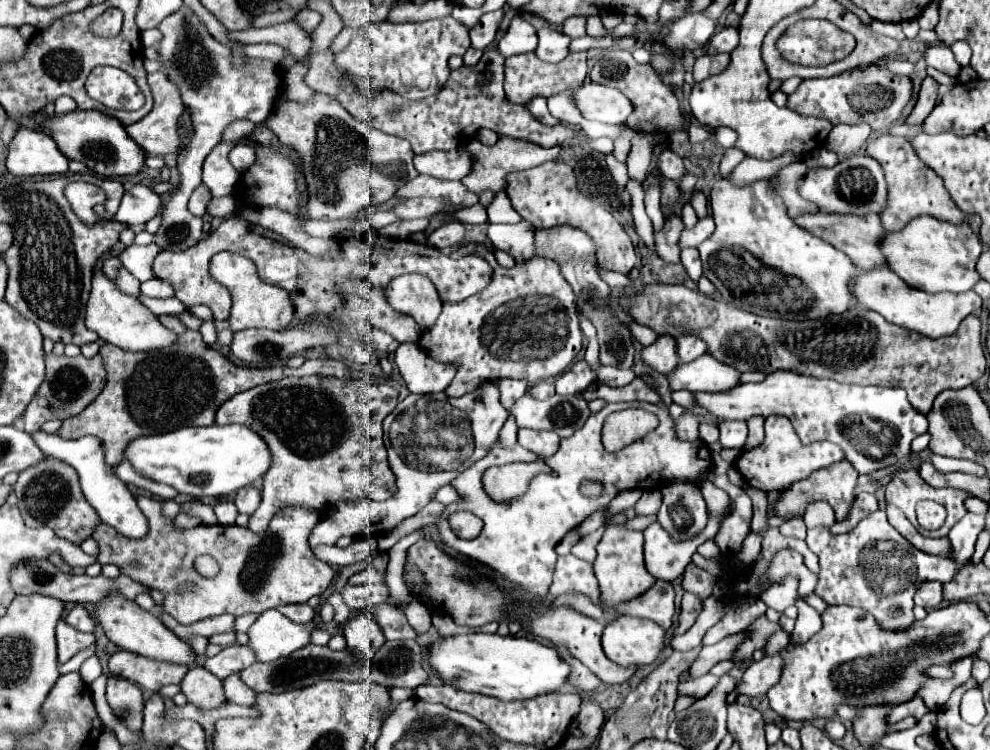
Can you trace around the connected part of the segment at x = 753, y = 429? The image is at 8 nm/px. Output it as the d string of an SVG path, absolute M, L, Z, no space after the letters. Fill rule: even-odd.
M751 417L747 421L747 425L749 425L749 437L747 437L745 447L755 447L755 445L759 445L763 441L763 421L765 421L763 417Z

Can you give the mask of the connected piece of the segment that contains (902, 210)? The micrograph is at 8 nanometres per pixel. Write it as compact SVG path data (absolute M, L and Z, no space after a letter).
M875 135L867 141L865 153L875 161L879 161L885 173L887 205L879 213L885 231L897 231L905 227L911 221L911 217L919 217L919 215L931 215L939 221L949 221L949 223L961 223L967 219L967 215L955 207L953 199L943 187L941 177L935 171L931 171L925 163L921 163L921 159L917 157L917 153L904 137Z

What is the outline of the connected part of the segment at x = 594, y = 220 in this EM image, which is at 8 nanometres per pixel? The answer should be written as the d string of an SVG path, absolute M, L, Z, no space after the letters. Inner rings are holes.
M547 161L539 167L519 171L515 175L507 177L505 187L507 197L511 199L513 209L529 223L533 223L537 229L551 229L557 225L569 225L575 229L585 231L591 235L595 247L599 249L599 265L607 271L619 271L629 273L635 265L635 247L625 233L625 229L617 223L617 219L597 203L593 197L585 197L577 189L577 179L573 167L561 163L561 161Z

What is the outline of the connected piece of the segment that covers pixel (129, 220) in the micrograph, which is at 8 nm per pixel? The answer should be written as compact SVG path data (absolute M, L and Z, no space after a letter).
M133 185L125 191L114 220L125 225L145 225L161 211L161 199L145 185Z

